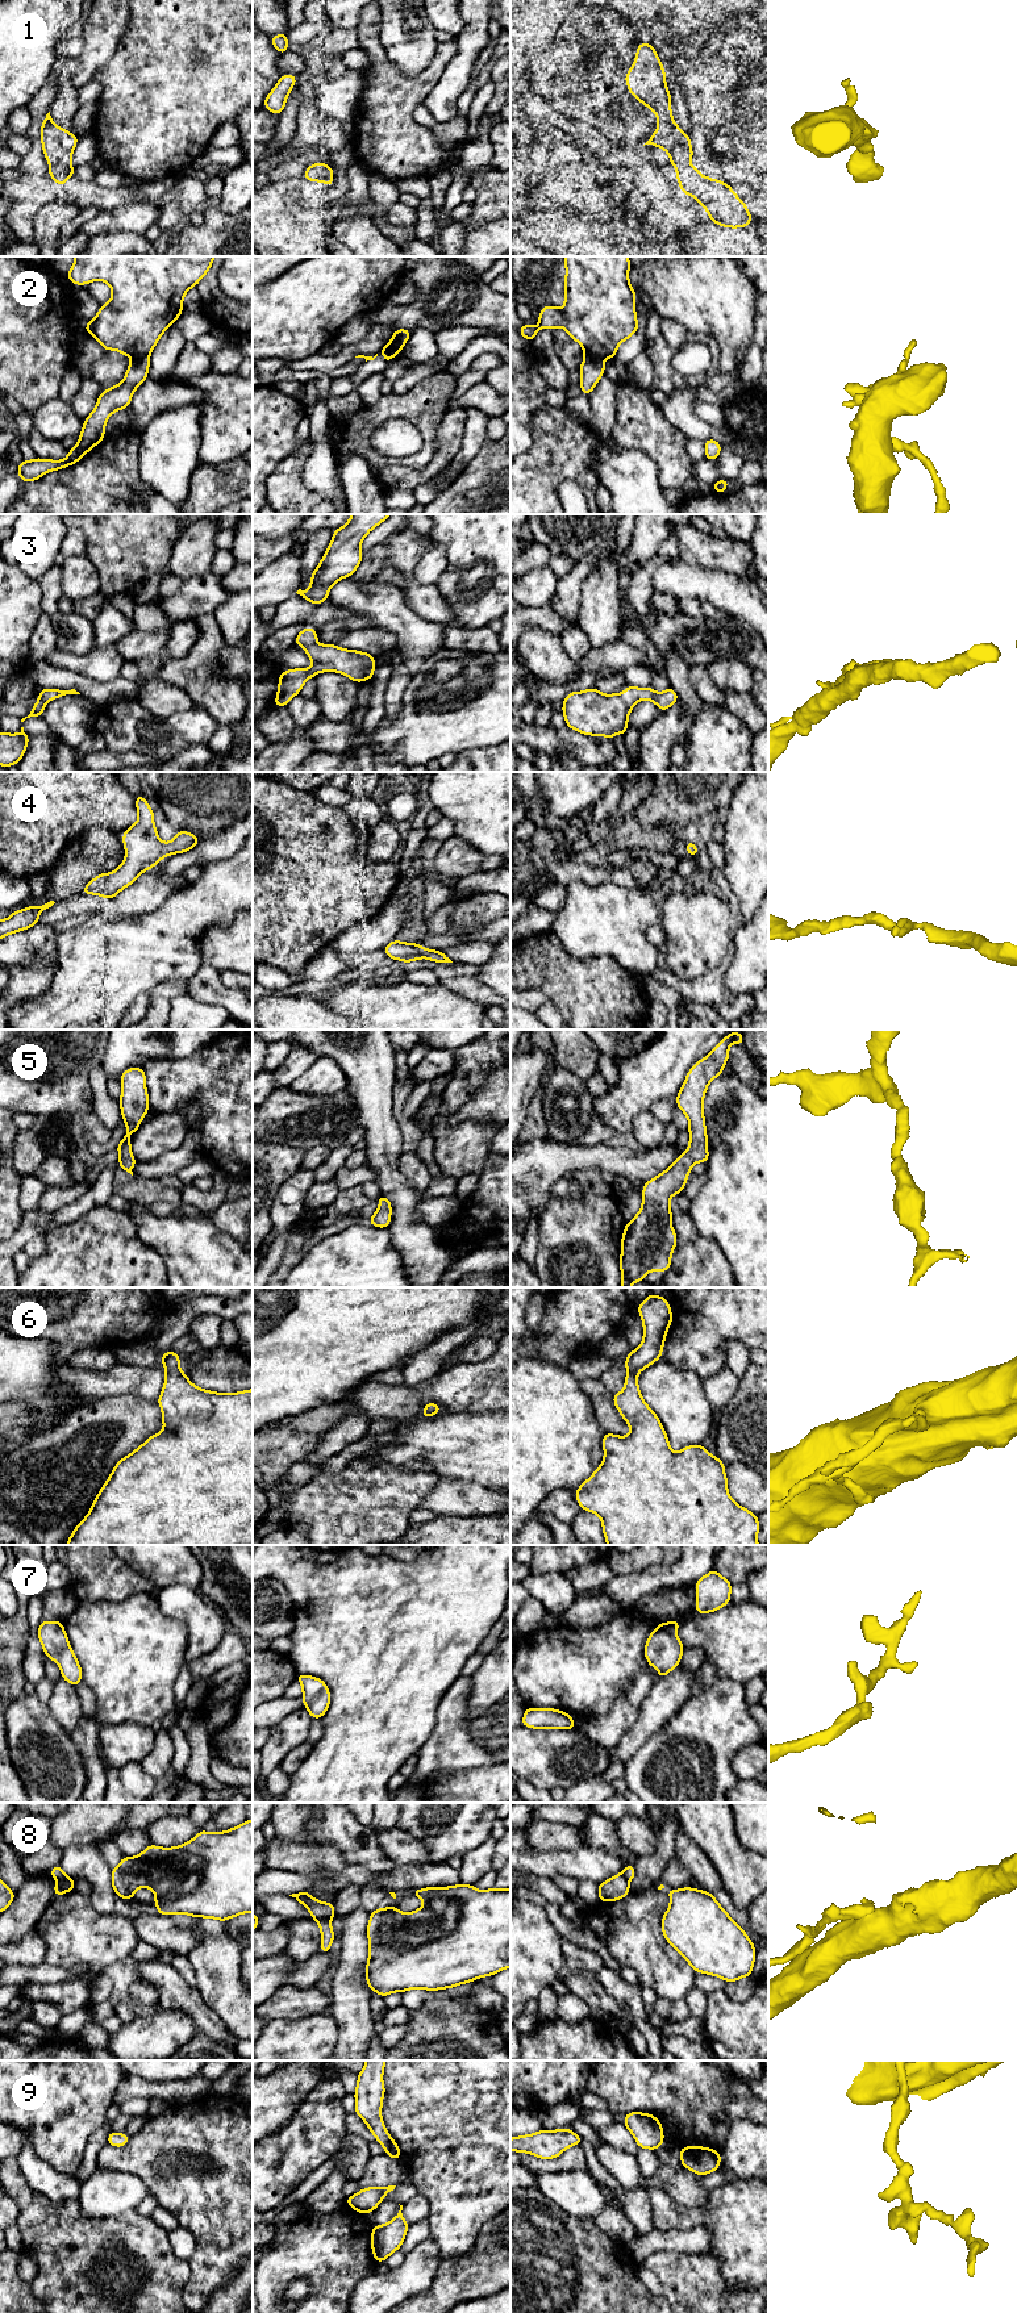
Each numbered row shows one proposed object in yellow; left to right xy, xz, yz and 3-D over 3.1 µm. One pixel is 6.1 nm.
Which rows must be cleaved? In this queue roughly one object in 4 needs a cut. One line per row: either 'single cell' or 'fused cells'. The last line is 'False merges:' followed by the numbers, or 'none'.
1: single cell
2: fused cells
3: single cell
4: single cell
5: single cell
6: single cell
7: single cell
8: fused cells
9: single cell
False merges: 2, 8

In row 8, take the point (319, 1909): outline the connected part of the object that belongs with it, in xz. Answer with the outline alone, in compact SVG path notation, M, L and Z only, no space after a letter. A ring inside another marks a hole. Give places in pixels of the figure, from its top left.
M307 1891L289 1895L309 1909L314 1920L332 1920L335 1915L334 1904L312 1897Z

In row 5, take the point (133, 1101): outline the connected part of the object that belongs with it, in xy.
M129 1068L121 1078L121 1097L118 1099L122 1120L126 1123L126 1133L116 1147L120 1153L120 1168L133 1176L132 1168L137 1164L132 1155L129 1135L139 1128L139 1123L149 1111L149 1094L146 1090L146 1076L143 1068Z

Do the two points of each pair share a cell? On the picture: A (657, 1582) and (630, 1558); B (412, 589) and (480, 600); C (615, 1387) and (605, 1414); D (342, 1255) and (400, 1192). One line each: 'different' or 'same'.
A: different
B: different
C: different
D: different

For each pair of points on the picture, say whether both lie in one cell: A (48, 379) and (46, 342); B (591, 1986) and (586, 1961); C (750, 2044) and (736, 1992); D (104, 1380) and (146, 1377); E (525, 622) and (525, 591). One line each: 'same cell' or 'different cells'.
A: same cell
B: different cells
C: different cells
D: same cell
E: different cells

